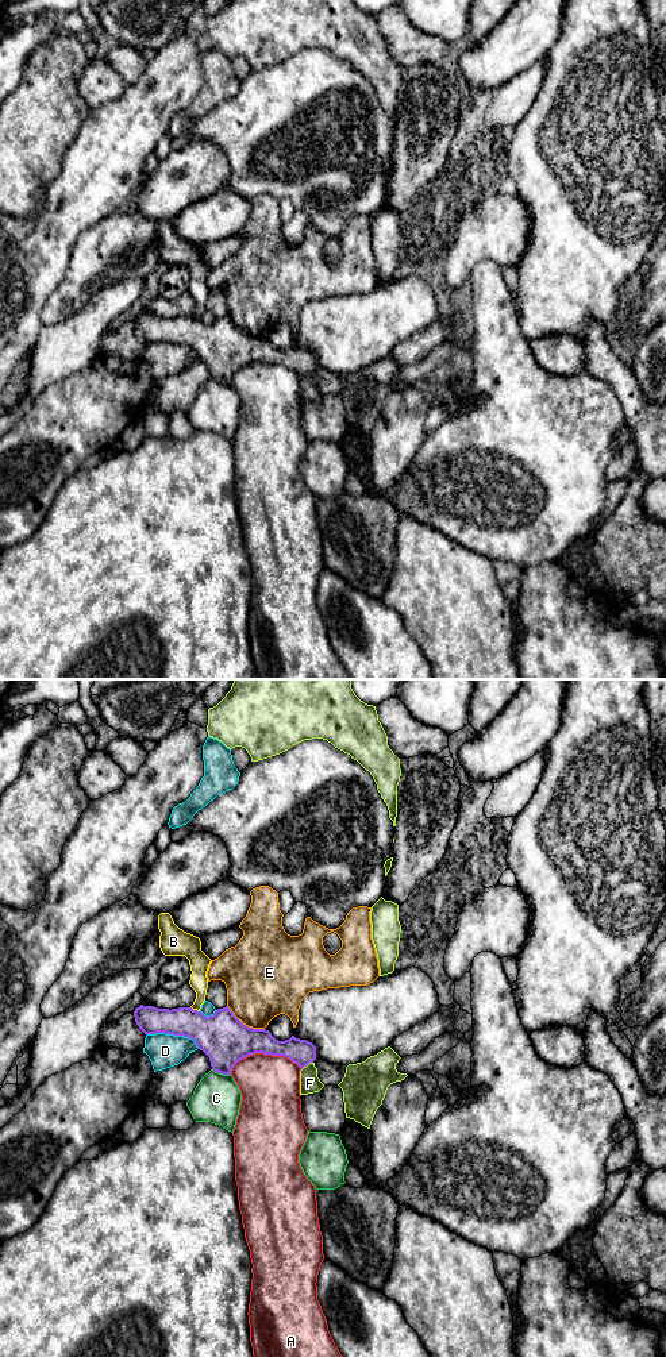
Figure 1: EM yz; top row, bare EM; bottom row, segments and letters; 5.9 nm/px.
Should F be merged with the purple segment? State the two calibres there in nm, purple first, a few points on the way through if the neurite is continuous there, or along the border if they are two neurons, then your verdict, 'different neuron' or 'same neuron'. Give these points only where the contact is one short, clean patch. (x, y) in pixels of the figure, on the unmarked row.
calibres 150 and 120 nm; border yz (312, 370), (301, 378); different neuron

